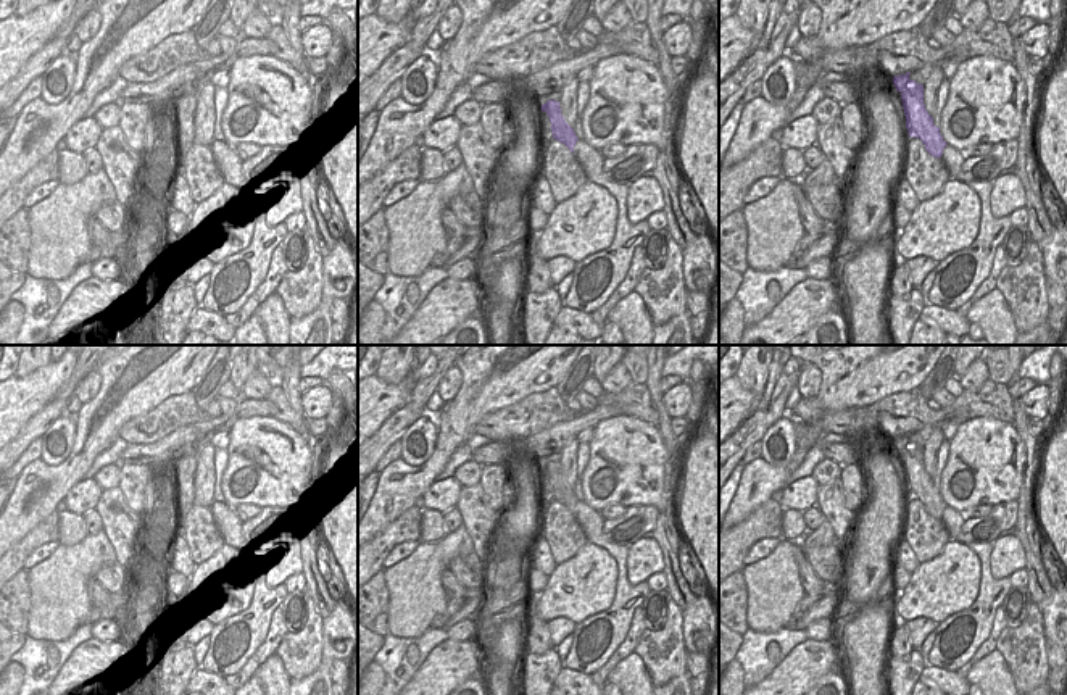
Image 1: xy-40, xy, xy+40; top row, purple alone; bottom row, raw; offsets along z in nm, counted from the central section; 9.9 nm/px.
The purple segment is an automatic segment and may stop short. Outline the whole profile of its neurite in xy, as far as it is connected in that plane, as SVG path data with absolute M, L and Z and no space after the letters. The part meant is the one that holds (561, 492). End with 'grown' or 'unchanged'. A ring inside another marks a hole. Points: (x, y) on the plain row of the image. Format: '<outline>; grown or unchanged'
M548 461L542 466L542 472L550 479L553 500L564 505L574 514L574 508L579 500L574 490L563 479L559 463Z; unchanged

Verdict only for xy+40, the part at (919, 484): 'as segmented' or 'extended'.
as segmented

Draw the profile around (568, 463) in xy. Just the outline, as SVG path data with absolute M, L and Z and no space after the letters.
M577 439L569 440L563 448L561 460L559 460L561 476L572 490L574 490L575 481L577 481L579 443L580 442Z

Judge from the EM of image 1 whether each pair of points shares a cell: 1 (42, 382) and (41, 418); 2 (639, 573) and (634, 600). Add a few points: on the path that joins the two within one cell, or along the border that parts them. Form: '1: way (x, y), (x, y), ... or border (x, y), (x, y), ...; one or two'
1: border (53, 399), (16, 436); two
2: border (627, 549), (627, 579), (637, 586); two

